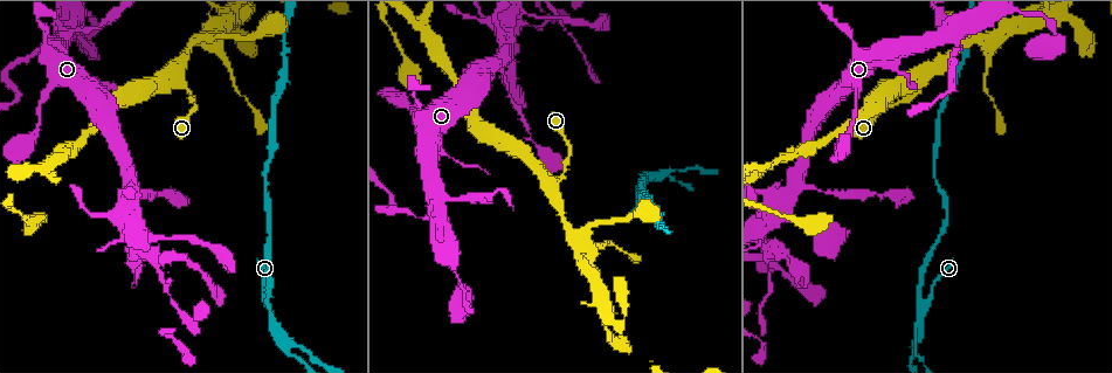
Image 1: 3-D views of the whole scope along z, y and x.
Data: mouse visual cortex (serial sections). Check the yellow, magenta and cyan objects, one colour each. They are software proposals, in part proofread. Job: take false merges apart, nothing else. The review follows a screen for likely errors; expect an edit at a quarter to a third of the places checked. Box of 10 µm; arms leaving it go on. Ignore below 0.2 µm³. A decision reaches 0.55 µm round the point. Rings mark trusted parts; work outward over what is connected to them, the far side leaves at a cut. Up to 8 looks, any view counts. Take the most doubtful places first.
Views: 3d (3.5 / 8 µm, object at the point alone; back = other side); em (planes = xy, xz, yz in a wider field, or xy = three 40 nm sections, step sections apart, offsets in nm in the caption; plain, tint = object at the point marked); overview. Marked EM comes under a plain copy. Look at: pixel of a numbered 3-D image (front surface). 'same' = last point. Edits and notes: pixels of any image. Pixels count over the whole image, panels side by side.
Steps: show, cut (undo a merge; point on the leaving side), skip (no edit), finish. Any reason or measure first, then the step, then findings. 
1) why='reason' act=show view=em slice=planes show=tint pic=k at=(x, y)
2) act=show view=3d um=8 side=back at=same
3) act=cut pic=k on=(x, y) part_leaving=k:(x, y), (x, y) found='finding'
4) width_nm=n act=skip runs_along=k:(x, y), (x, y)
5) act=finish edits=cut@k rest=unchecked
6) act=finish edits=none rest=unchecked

why='two arms in line, one across' act=show view=3d um=8 pic=1 at=(661, 176)

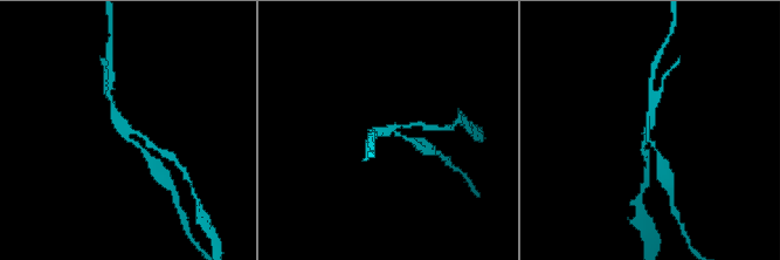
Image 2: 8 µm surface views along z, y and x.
arms=3 arm_widths_nm=150,150,200 act=show view=em slice=planes show=tint at=same

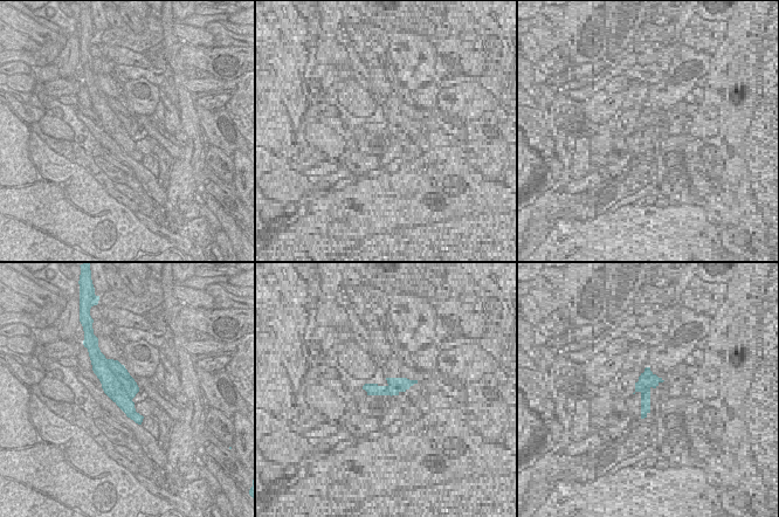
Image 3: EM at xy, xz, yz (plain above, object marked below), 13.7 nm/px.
act=cut pic=2 on=(149, 144) part_leaving=2:(114, 108), (131, 130), (147, 141) found='two cells meet here'

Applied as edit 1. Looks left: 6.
act=show view=overview

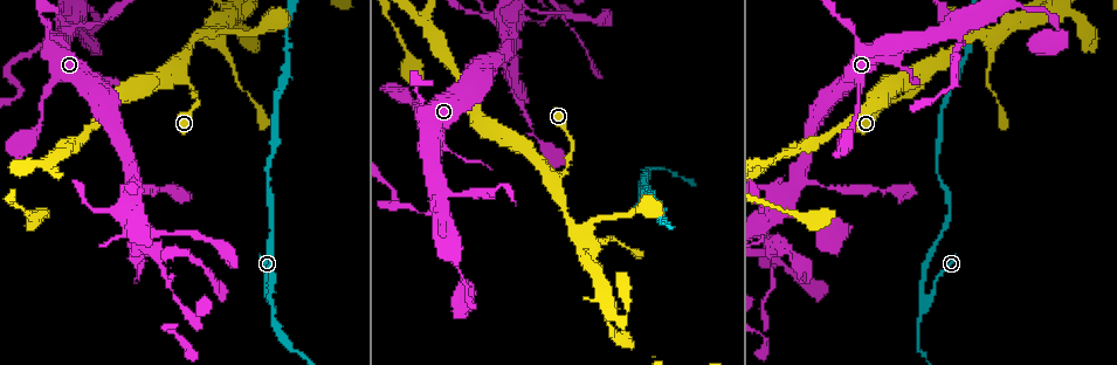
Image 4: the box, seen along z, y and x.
why='four or more arms meet' act=show view=3d um=3.5 side=back pic=4 at=(134, 195)

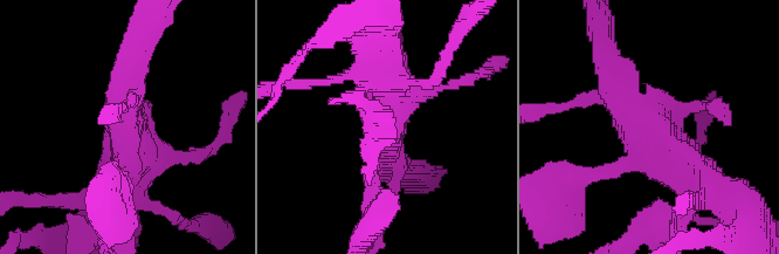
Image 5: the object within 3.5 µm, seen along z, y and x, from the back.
why='need the tissue' act=show view=em slice=xy step=3 show=tint pic=5 at=(650, 129)

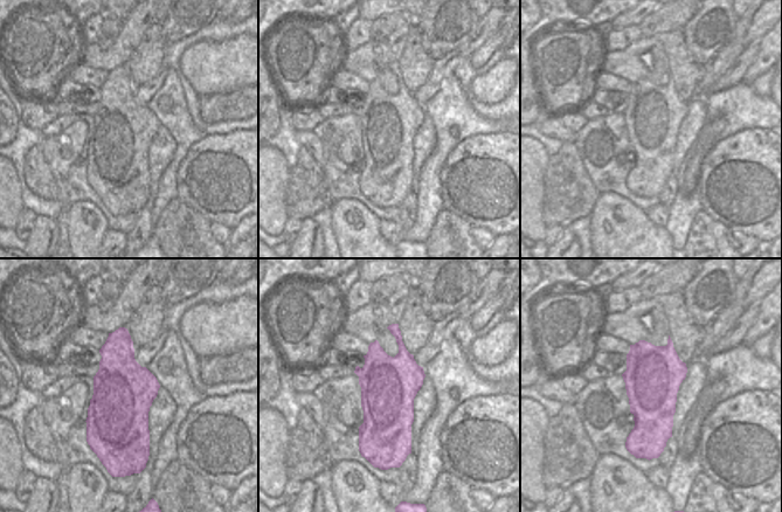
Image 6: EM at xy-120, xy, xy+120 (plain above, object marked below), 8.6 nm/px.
why='another direction' act=show view=em slice=xy step=2 show=tint at=same

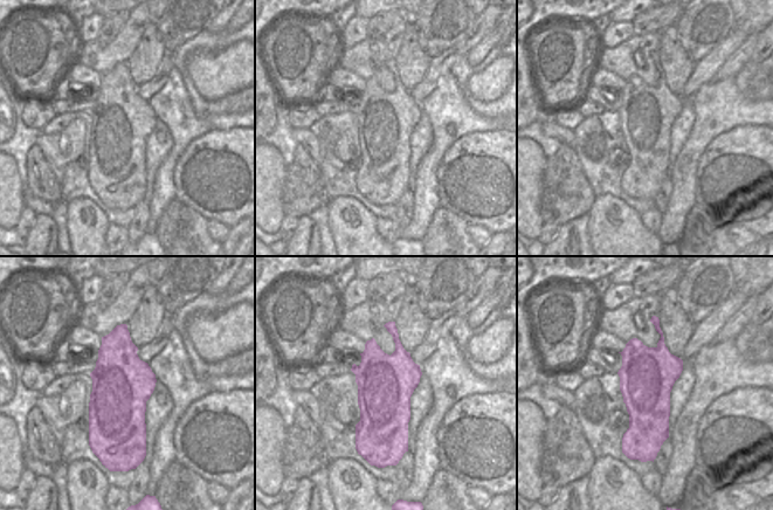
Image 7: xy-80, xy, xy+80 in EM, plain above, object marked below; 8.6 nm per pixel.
act=skip found='all the same cell'

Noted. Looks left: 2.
why='sudden change in width' act=show view=3d um=3.5 side=back pic=4 at=(572, 147)

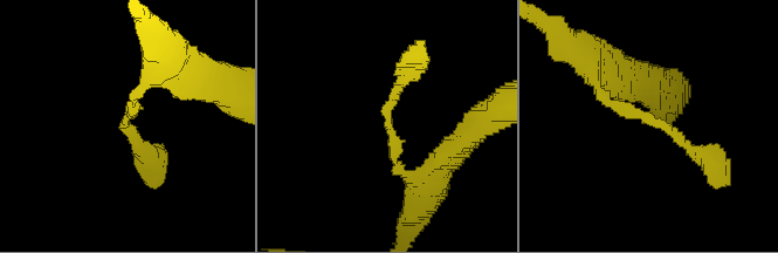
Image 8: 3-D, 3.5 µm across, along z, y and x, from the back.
why='now the EM' act=show view=em slice=planes show=tint pic=8 at=(390, 122)

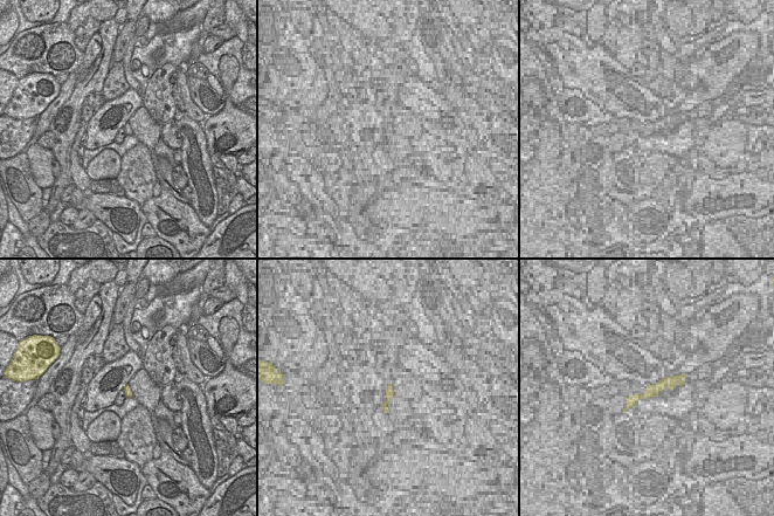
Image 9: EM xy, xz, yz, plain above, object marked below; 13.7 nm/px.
width_nm=100 act=skip runs_along=8:(701, 156), (593, 76) found='one cell here'

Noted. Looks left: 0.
act=finish edits=cut@2 rest=unchecked

